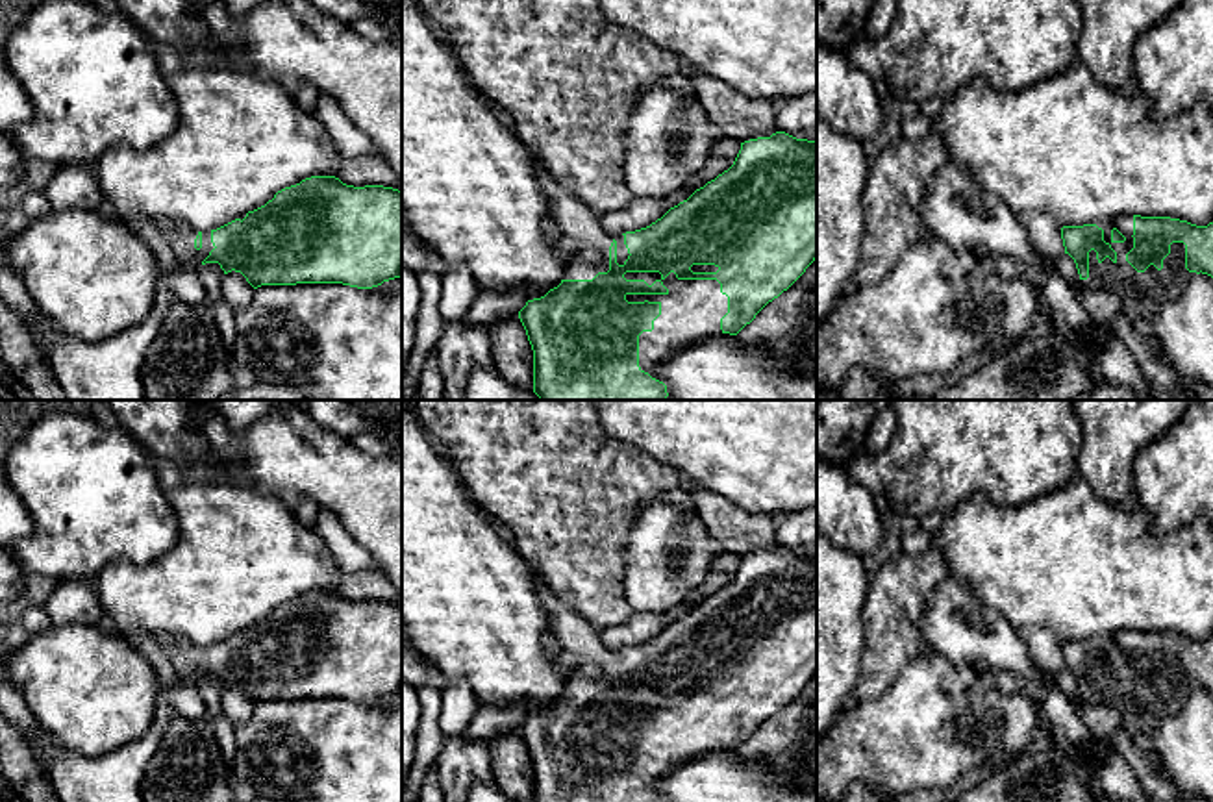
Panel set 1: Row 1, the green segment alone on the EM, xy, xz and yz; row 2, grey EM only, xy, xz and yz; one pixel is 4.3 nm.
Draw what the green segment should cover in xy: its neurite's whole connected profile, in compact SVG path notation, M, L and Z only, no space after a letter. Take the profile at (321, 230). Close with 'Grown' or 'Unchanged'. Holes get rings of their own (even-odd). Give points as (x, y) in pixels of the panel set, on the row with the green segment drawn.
M311 176L211 230L156 220L178 261L219 263L261 285L343 283L372 289L402 276L402 193Z. Grown

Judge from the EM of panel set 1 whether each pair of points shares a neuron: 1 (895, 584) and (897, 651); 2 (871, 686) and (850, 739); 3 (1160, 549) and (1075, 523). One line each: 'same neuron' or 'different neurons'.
1: same neuron
2: different neurons
3: same neuron

